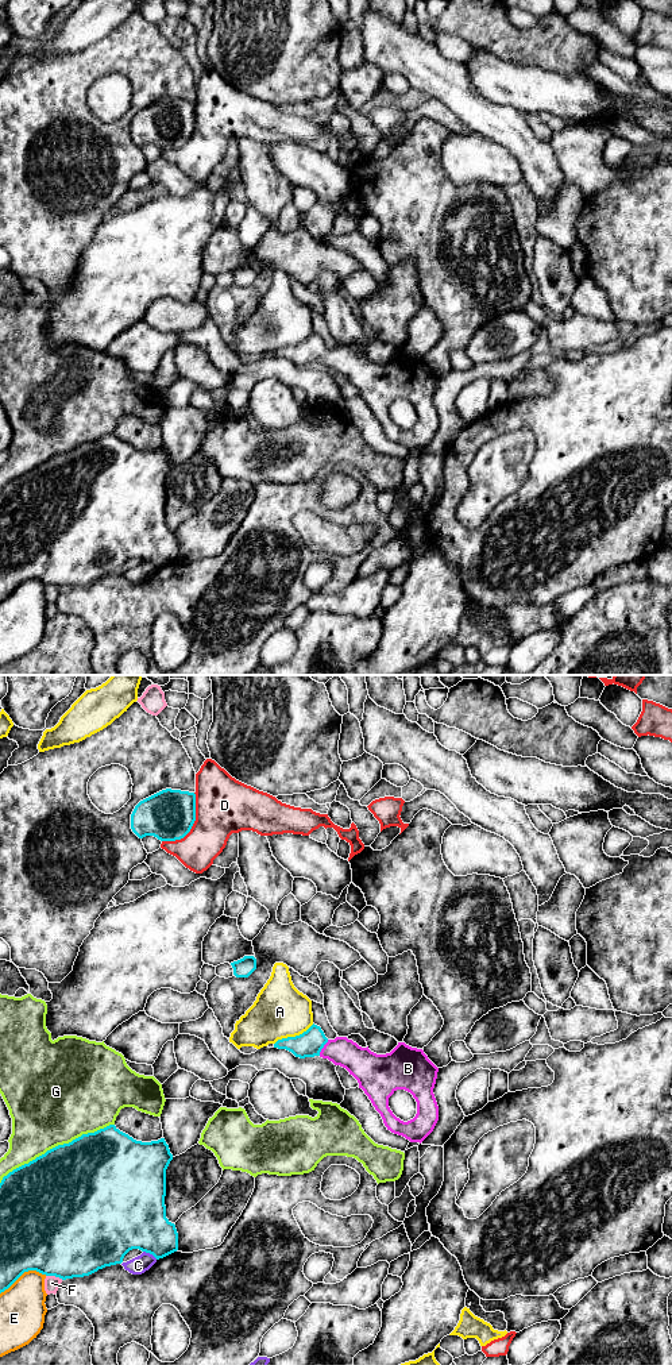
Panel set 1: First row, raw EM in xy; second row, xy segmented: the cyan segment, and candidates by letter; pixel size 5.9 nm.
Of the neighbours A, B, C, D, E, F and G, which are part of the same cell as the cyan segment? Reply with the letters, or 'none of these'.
B

